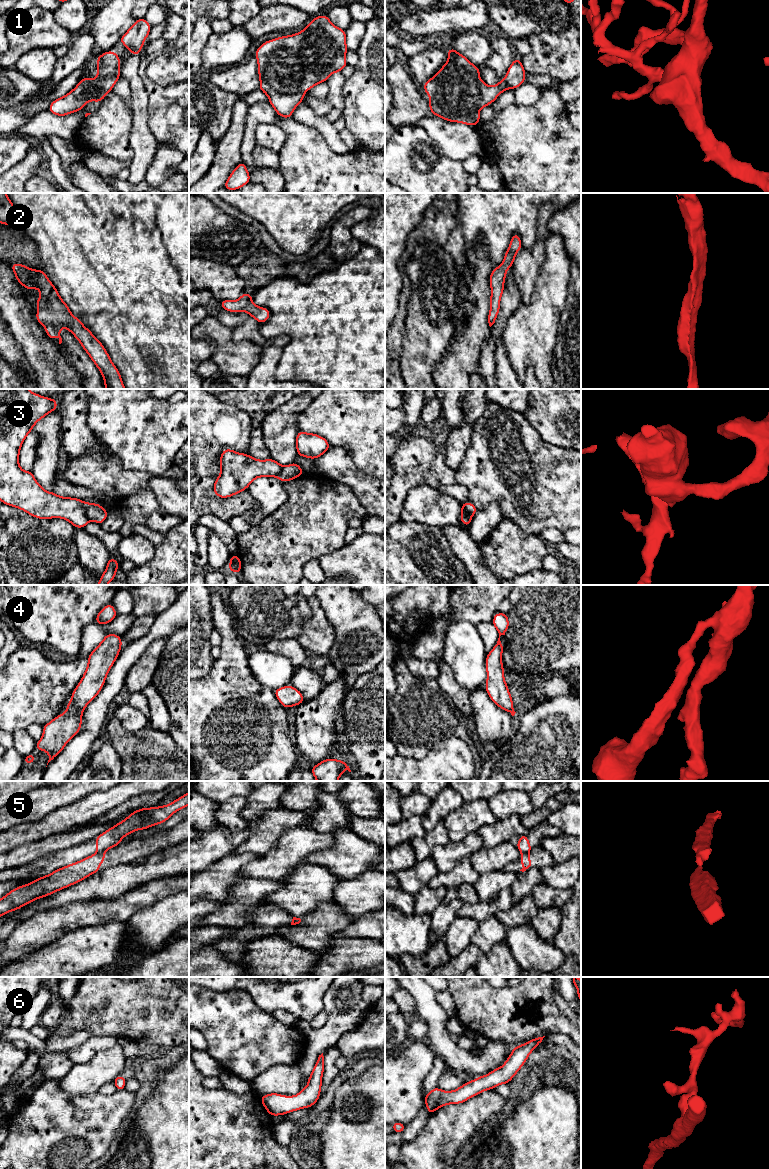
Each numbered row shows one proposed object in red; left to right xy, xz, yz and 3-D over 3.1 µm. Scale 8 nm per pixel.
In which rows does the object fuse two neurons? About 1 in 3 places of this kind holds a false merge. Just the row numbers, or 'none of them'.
3, 5

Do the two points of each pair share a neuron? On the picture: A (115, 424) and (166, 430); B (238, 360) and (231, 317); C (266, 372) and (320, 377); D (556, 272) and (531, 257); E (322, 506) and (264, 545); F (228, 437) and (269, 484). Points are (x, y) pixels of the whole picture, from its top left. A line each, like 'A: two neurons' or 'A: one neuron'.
A: one neuron
B: two neurons
C: two neurons
D: two neurons
E: one neuron
F: two neurons

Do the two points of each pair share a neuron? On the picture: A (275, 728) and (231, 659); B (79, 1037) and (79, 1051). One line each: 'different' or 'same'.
A: same
B: different

